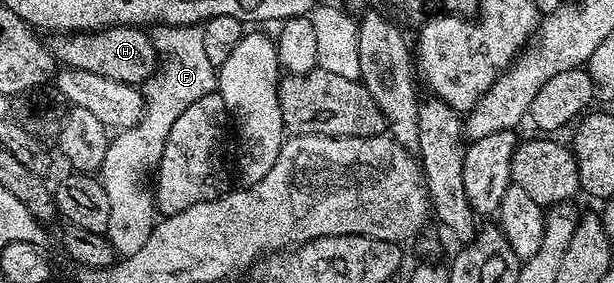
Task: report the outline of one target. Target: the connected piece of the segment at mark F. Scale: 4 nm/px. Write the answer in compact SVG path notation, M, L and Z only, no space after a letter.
M159 25L150 32L161 62L155 74L142 84L143 116L131 128L120 130L105 149L105 161L101 161L97 178L103 184L109 200L109 225L105 234L118 256L127 258L137 253L149 241L149 235L157 222L154 200L148 193L148 184L147 187L143 184L143 174L158 168L169 129L173 129L173 121L177 121L177 117L181 117L181 113L185 113L193 101L217 90L217 69L209 65L203 48L202 32L203 28L199 25Z

